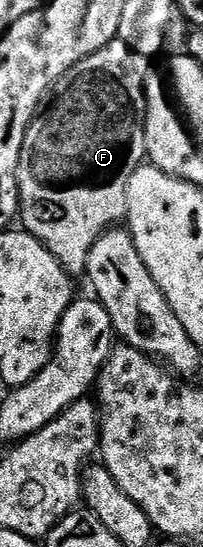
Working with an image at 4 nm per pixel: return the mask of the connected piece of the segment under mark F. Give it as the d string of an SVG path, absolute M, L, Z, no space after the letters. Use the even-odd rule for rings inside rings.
M113 40L104 50L84 58L59 78L52 89L52 99L34 117L24 138L18 167L21 227L58 259L71 278L85 277L92 246L106 231L126 220L128 182L132 182L132 174L147 159L146 78L152 71L150 64L147 57L132 50L123 40Z

